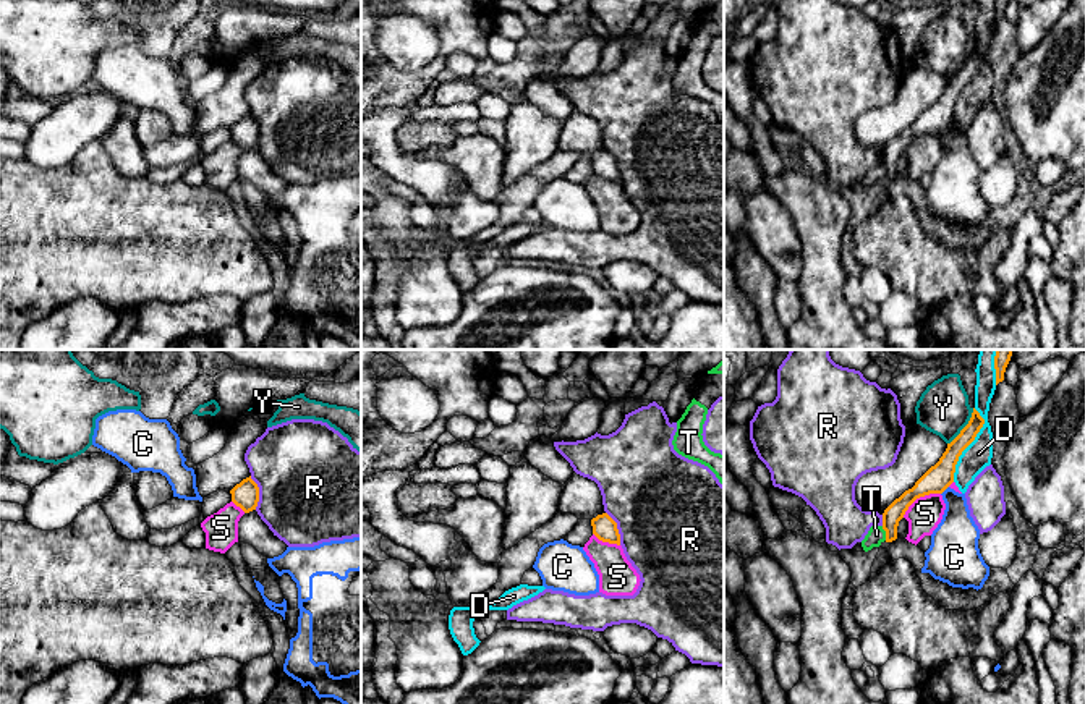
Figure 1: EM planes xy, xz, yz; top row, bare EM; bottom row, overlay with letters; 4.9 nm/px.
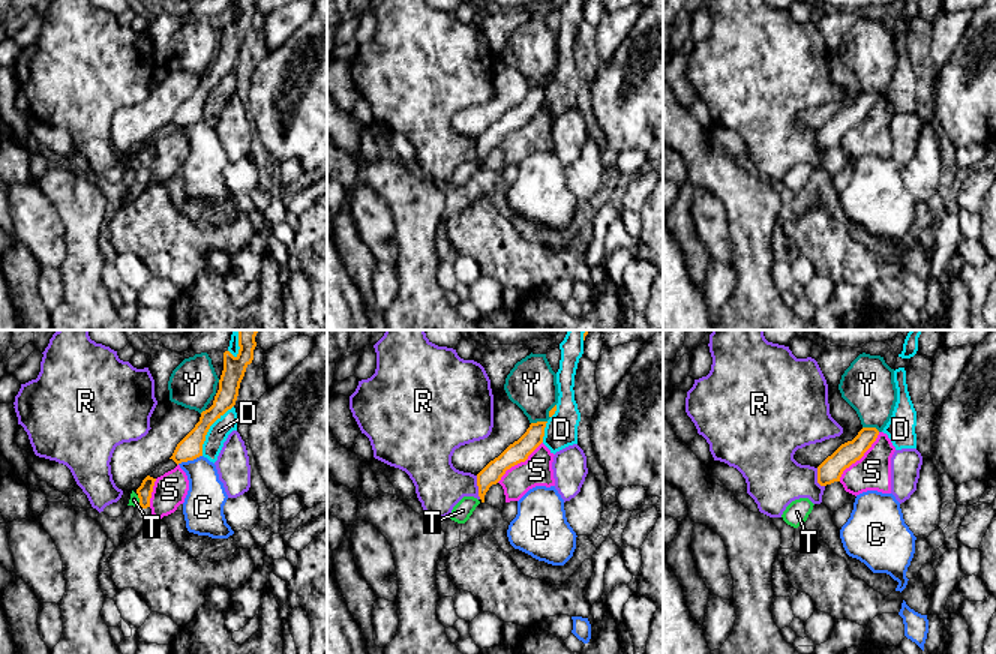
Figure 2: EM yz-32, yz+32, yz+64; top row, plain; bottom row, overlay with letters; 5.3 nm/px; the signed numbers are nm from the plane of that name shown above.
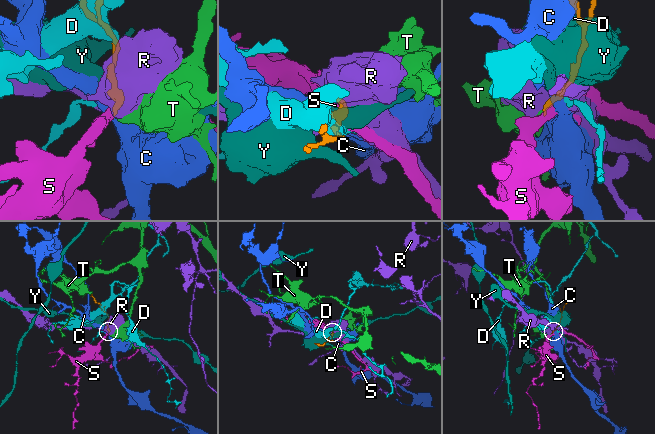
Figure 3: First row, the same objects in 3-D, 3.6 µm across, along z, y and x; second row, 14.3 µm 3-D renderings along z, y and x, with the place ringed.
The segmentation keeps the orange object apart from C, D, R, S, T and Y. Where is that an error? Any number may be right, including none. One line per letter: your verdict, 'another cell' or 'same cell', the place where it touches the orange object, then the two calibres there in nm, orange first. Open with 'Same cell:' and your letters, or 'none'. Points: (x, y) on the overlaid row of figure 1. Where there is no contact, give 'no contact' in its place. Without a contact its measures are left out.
Same cell: none
C: another cell | yz (944, 489) | 140/220 nm
D: another cell | yz (969, 444) | 140/140 nm
R: another cell | xy (258, 492) | 130/500 nm
S: another cell | yz (919, 497) | 140/170 nm
T: another cell | yz (886, 533) | 90/90 nm
Y: another cell | yz (965, 426) | 100/260 nm

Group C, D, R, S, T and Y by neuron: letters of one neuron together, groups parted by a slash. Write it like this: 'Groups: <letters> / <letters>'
Groups: C / D / R / S / T / Y

